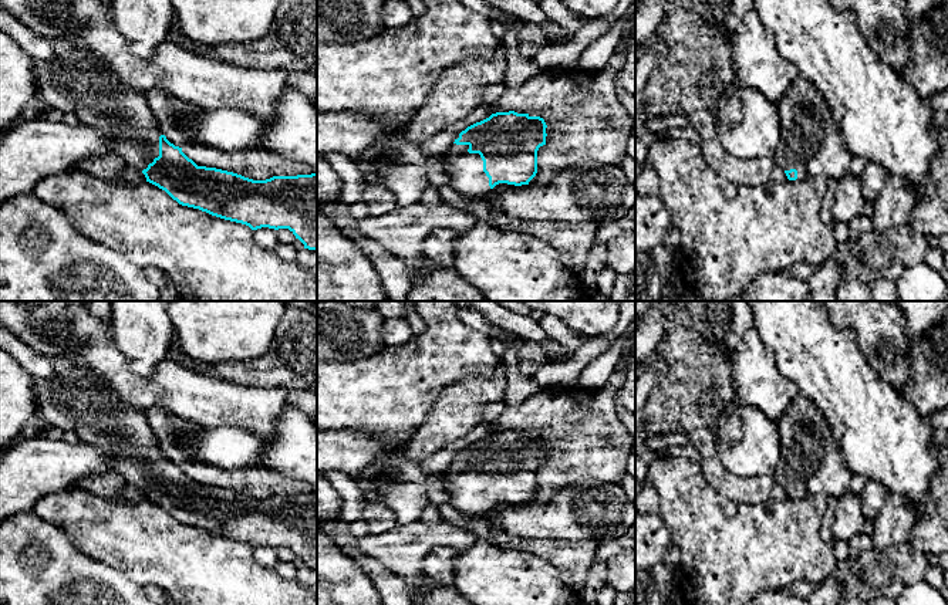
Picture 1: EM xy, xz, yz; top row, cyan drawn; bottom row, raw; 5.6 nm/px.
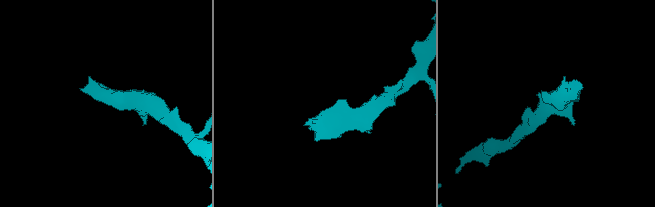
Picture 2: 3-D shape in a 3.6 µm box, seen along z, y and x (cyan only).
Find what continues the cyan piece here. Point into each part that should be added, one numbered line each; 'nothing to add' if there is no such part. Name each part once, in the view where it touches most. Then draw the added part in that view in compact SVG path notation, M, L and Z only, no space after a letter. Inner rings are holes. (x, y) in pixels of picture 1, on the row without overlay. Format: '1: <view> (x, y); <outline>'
1: xz (465, 489); M452 462L442 474L441 484L449 496L449 506L466 516L478 516L490 510L489 496L483 490L479 472L469 472L469 463Z

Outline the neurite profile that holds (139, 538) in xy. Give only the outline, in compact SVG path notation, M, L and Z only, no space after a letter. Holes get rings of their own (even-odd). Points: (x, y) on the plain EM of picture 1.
M74 487L40 498L31 511L63 528L90 558L122 572L141 587L148 584L161 587L172 605L317 605L316 592L303 588L296 579L281 578L274 568L259 564L254 548L249 544L182 524L149 500L108 498Z

